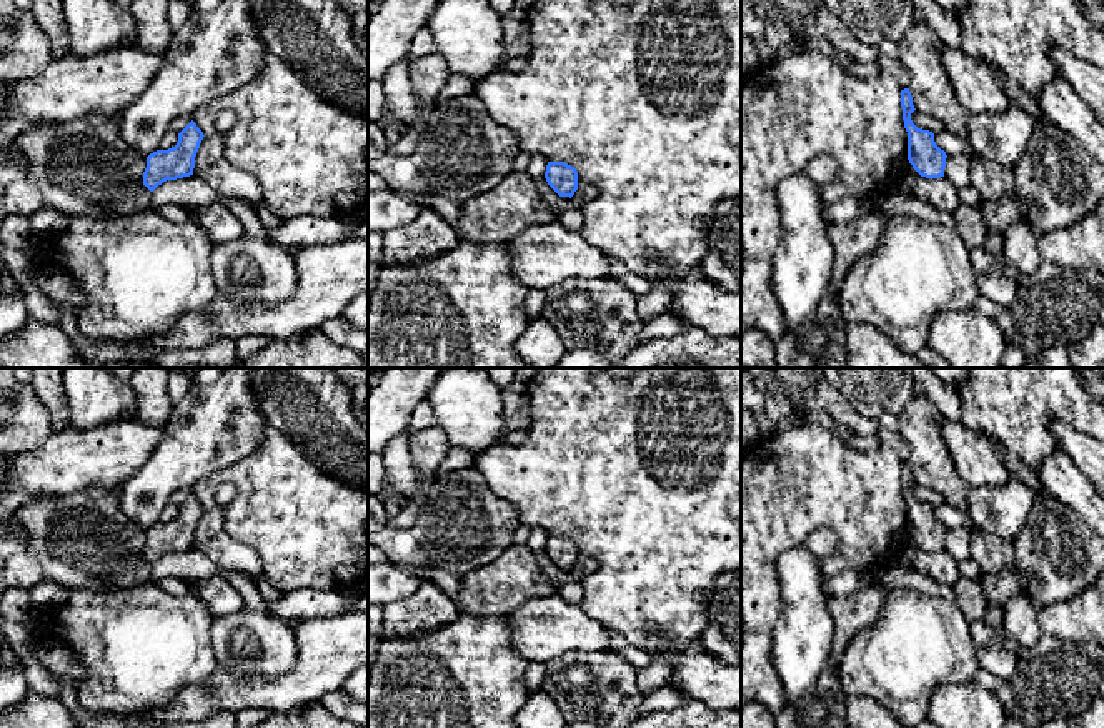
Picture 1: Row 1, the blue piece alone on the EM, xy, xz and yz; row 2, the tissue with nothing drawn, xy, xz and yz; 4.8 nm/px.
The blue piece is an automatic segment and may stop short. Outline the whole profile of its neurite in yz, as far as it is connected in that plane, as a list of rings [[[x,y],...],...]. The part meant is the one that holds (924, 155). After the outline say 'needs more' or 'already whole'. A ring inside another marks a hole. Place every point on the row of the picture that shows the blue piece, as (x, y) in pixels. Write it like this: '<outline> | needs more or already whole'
[[[909,88],[901,90],[901,107],[904,128],[908,132],[908,160],[913,168],[926,178],[944,177],[946,152],[941,150],[934,142],[934,133],[929,130],[918,128],[911,113],[916,110]]] | already whole

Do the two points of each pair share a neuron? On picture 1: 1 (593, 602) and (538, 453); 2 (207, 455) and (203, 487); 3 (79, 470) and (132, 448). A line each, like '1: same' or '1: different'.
1: same
2: different
3: same

